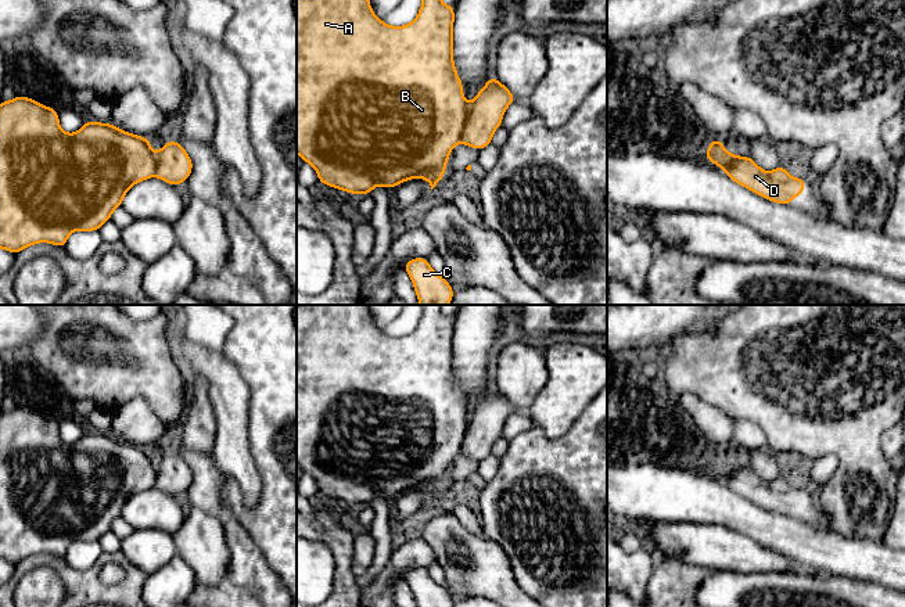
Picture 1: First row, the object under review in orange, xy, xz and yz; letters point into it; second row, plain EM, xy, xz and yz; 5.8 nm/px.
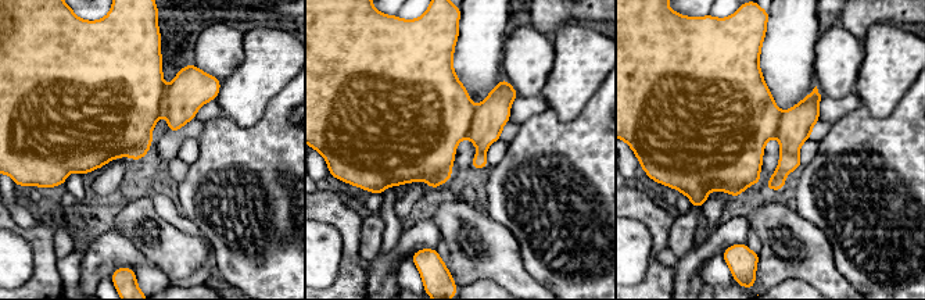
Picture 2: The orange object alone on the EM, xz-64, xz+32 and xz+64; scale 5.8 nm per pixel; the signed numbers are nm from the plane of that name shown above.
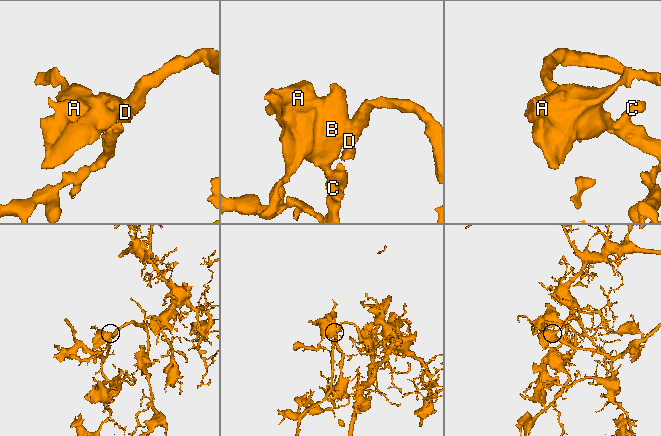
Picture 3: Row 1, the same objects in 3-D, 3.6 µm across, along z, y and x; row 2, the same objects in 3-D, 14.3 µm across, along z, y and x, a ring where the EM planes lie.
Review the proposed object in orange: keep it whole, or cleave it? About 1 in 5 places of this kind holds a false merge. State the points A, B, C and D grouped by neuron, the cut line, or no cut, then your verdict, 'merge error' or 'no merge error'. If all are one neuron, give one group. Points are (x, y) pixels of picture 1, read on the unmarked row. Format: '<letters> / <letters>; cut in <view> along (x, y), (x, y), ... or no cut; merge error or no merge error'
A B C D; no cut; no merge error

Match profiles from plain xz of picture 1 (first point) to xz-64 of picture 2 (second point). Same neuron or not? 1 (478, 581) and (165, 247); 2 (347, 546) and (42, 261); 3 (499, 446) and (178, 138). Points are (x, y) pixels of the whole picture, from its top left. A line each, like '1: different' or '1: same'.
1: same
2: same
3: same

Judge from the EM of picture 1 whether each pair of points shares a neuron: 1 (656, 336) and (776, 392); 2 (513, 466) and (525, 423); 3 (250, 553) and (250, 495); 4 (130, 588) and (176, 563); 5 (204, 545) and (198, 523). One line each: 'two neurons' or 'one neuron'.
1: two neurons
2: two neurons
3: two neurons
4: two neurons
5: one neuron

